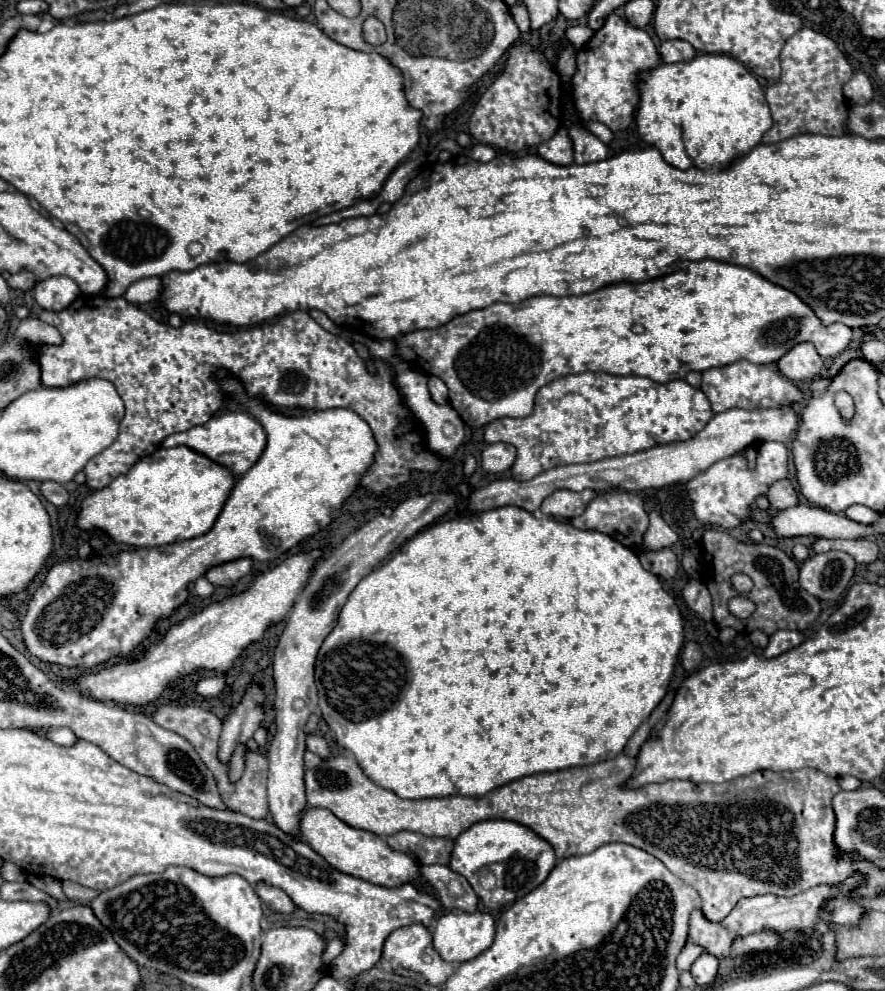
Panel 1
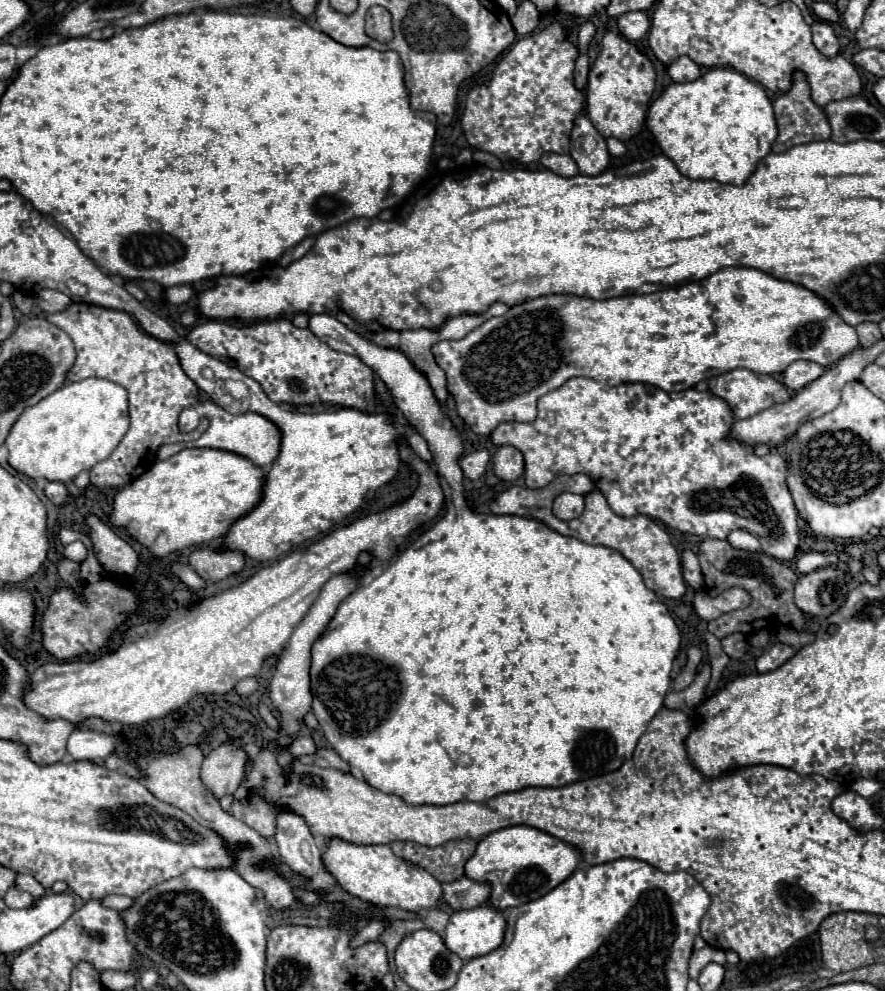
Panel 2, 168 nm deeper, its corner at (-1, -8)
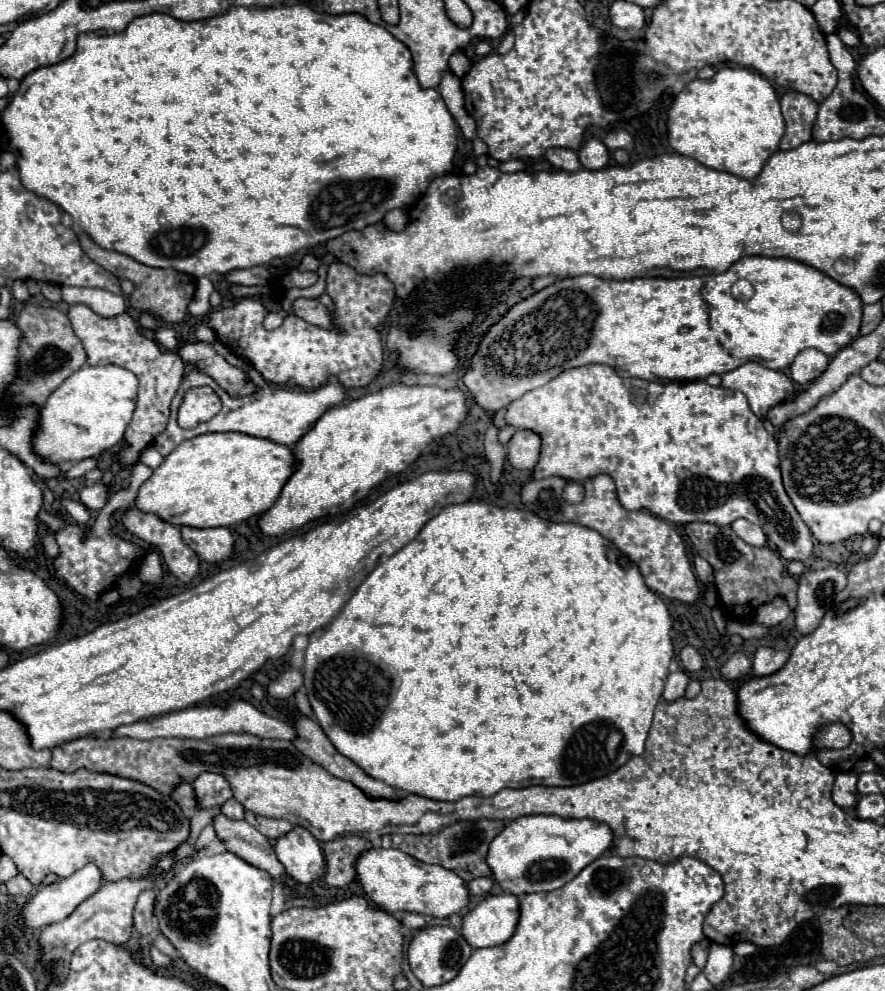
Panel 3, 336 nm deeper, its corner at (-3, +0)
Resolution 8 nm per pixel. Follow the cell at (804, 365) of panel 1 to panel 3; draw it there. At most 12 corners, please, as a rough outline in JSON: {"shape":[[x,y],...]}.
{"shape":[[804,349],[790,365],[790,377],[806,385],[828,367],[818,349]]}

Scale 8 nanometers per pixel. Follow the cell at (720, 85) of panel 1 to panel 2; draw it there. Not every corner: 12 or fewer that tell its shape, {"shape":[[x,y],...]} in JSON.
{"shape":[[734,69],[672,83],[648,127],[682,175],[744,185],[778,135]]}

